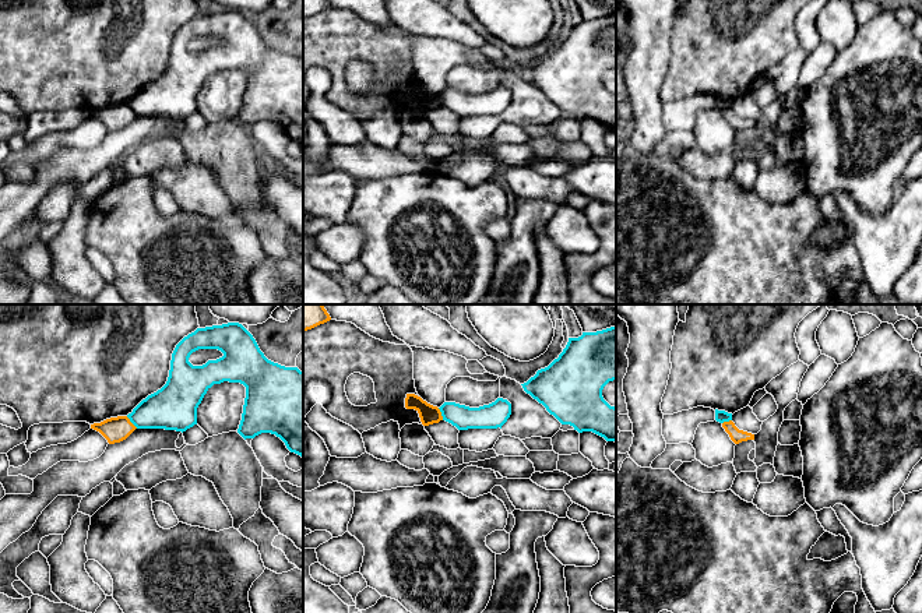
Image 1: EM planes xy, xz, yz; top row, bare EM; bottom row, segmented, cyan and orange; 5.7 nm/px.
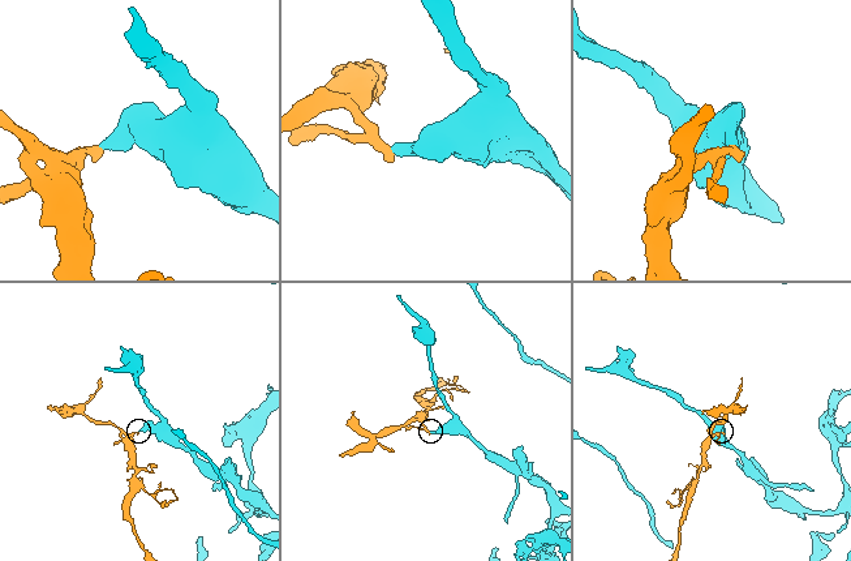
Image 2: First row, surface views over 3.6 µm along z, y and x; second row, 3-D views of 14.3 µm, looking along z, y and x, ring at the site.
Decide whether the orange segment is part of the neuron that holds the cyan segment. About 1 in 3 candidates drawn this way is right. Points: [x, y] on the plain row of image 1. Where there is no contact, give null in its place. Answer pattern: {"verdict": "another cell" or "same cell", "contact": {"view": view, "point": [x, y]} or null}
{"verdict": "another cell", "contact": {"view": "xy", "point": [132, 109]}}

